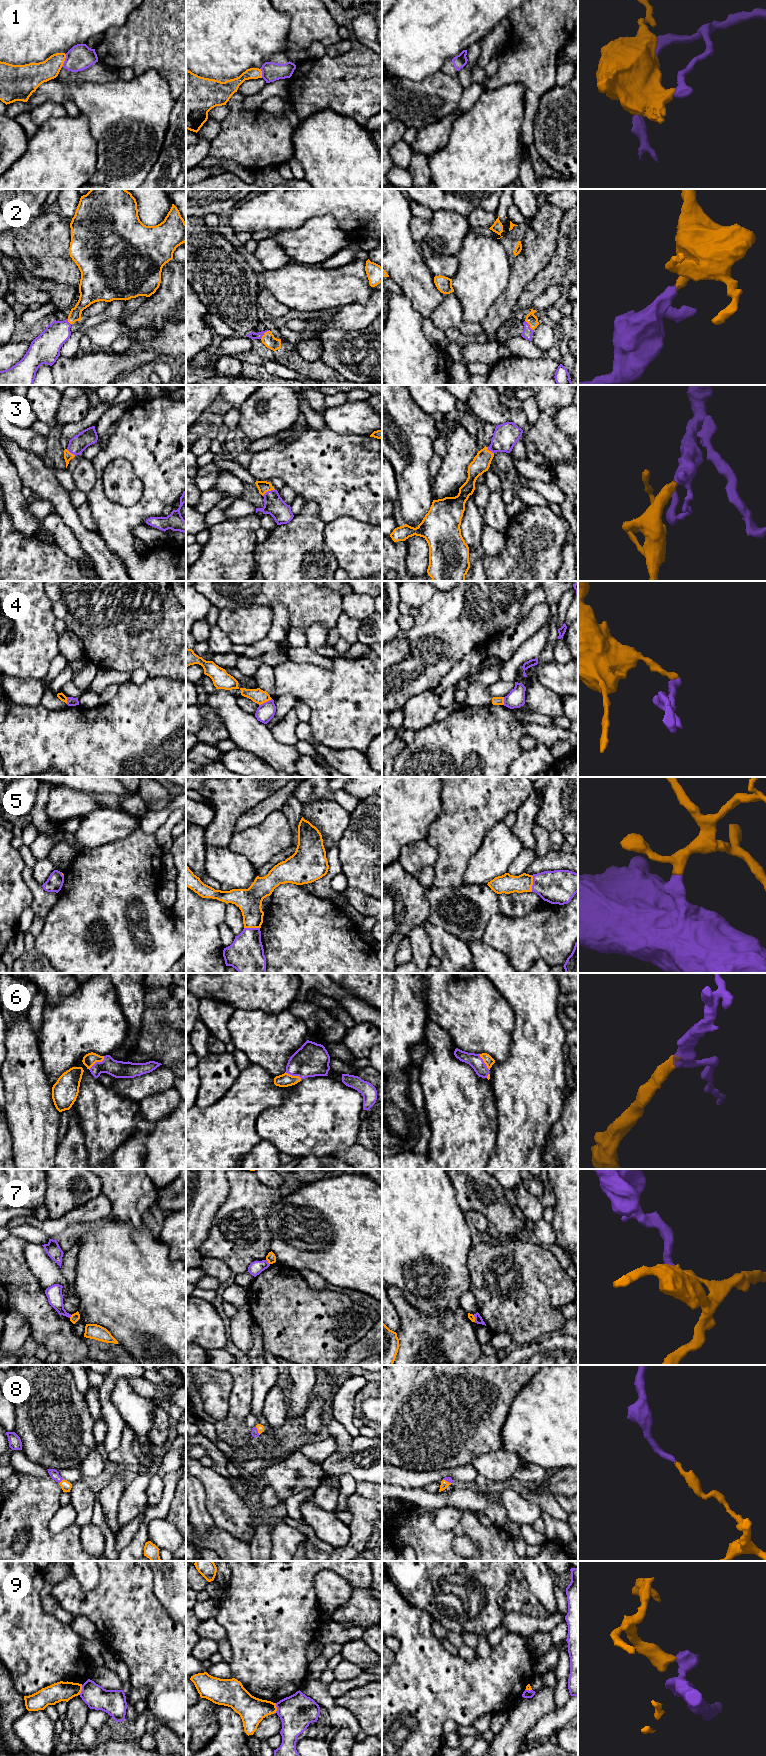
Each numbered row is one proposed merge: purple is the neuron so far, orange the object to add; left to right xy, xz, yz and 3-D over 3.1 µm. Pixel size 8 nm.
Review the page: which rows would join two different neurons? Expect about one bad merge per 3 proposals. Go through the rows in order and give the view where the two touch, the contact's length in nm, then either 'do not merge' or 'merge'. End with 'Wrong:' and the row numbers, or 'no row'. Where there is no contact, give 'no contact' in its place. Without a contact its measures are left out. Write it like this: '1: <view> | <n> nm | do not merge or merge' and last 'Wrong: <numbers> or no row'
1: xy | 110 nm | do not merge
2: xz | 100 nm | merge
3: xz | 120 nm | merge
4: xz | 120 nm | do not merge
5: yz | 140 nm | merge
6: xy | 170 nm | merge
7: xz | 50 nm | do not merge
8: xy | 50 nm | merge
9: xy | 80 nm | do not merge
Wrong: 1, 4, 7, 9

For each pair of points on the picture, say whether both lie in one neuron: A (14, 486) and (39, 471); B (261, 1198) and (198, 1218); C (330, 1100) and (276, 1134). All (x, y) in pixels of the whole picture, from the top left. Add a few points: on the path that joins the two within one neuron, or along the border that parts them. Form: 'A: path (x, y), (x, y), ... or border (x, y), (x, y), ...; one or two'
A: border (10, 460), (23, 485); two
B: border (228, 1192), (225, 1201), (215, 1214), (207, 1234); two
C: path (317, 1113), (299, 1127), (289, 1127); one

